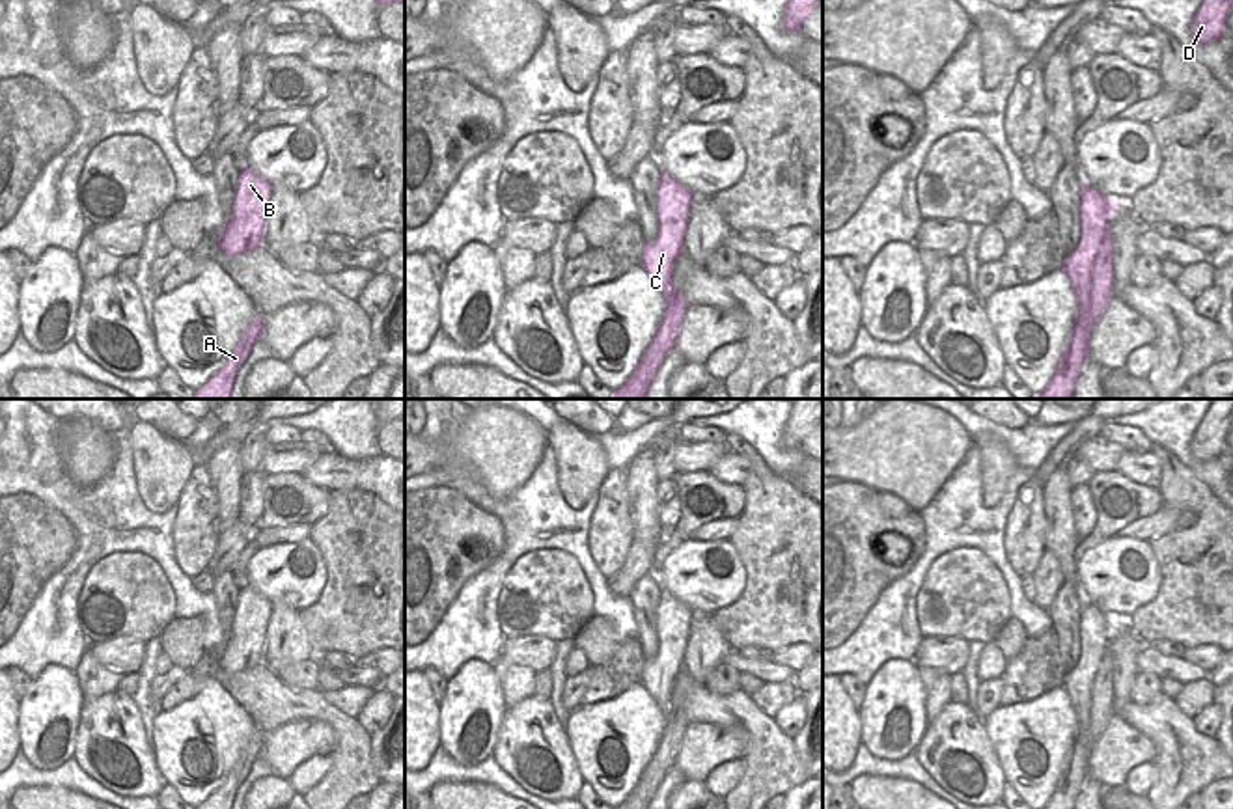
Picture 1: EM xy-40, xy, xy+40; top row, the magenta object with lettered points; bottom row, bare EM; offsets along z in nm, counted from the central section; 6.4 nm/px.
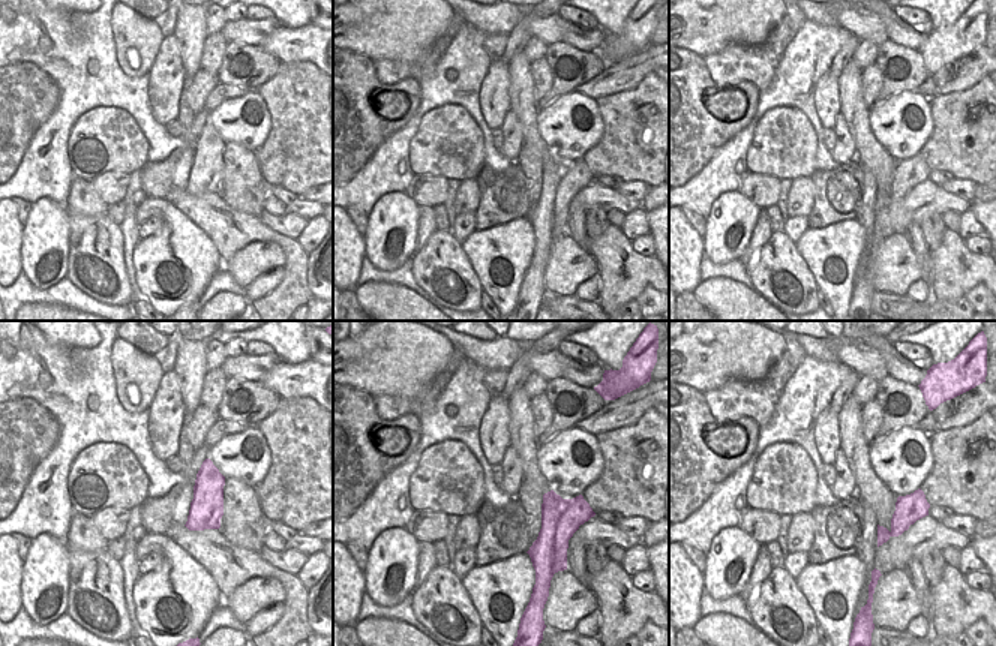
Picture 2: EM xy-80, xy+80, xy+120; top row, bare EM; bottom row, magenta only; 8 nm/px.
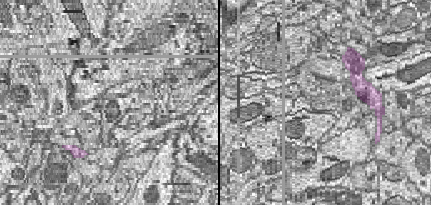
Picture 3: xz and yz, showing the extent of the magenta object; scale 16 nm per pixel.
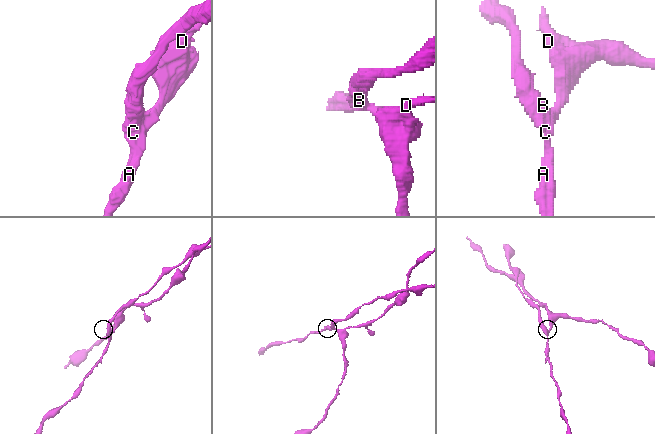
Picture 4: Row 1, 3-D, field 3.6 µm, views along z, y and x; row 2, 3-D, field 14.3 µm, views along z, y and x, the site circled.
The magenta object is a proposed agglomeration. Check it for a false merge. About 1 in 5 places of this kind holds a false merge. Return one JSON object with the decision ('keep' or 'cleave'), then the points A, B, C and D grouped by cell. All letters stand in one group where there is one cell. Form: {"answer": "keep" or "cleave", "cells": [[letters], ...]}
{"answer": "cleave", "cells": [["A", "B", "C"], ["D"]]}

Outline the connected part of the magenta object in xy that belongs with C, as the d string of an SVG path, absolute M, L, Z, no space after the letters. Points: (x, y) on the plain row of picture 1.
M662 589L657 608L658 652L653 660L644 660L642 684L666 712L666 727L634 790L616 809L647 809L666 772L675 762L688 720L672 703L672 686L683 671L692 619L694 611Z

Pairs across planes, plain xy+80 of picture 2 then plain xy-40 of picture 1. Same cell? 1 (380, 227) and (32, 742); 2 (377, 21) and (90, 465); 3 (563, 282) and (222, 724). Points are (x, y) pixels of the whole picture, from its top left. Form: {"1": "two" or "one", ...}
{"1": "one", "2": "one", "3": "two"}

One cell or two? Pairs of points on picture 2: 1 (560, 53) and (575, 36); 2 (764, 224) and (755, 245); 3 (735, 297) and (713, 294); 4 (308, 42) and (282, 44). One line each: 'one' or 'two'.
1: two
2: one
3: one
4: one

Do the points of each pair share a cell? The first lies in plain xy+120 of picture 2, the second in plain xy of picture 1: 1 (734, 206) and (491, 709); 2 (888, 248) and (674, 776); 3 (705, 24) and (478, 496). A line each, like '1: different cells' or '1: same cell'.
1: same cell
2: different cells
3: different cells

